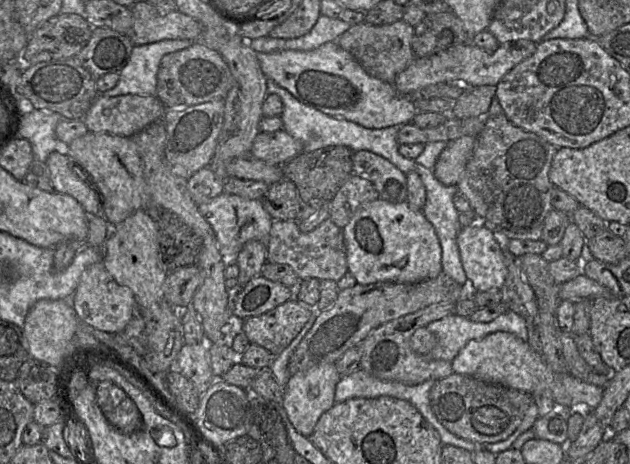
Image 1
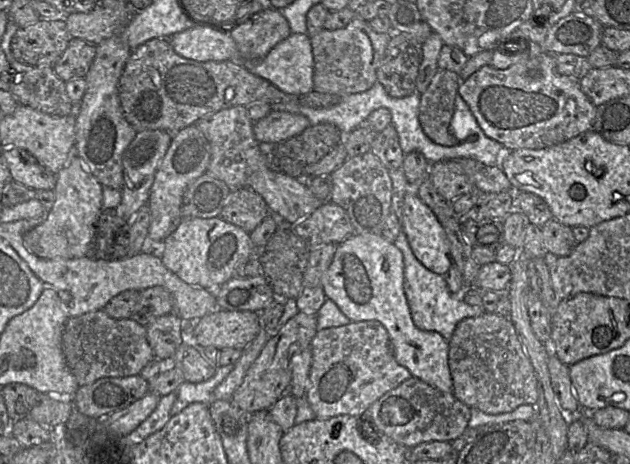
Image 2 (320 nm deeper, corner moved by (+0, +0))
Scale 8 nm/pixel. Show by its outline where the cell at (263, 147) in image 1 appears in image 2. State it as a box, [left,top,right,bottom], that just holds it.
[253,110,310,143]

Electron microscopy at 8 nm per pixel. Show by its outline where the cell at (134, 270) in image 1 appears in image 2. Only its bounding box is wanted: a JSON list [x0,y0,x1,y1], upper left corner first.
[23,153,103,259]

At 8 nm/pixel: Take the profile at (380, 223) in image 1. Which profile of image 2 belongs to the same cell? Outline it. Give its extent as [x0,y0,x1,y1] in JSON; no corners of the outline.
[322,234,453,393]

